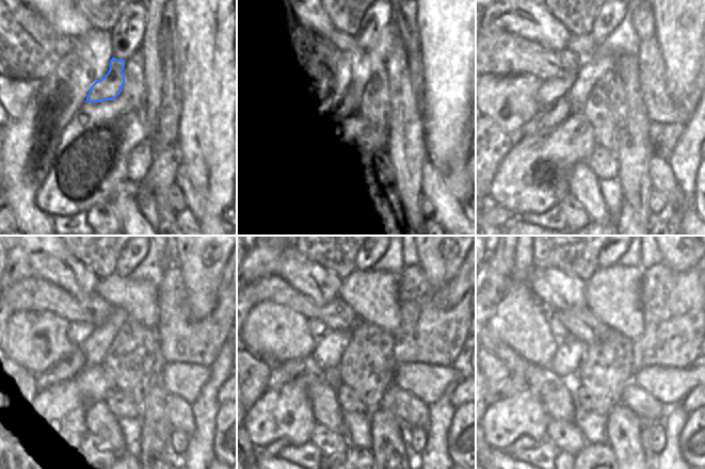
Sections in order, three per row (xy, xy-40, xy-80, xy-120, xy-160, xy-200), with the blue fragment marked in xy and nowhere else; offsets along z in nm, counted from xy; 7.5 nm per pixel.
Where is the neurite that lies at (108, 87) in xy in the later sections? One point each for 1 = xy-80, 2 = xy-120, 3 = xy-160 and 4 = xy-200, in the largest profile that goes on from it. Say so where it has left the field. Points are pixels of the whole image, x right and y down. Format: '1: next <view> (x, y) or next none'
1: next xy-80 (548, 117)
2: next xy-120 (64, 369)
3: next xy-160 (283, 373)
4: next xy-200 (514, 384)

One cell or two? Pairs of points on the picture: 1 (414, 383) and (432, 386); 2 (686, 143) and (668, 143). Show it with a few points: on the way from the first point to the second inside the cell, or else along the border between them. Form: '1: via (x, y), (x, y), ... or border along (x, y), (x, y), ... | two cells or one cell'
1: via (418, 383), (428, 383) | one cell
2: border along (686, 126), (668, 160) | two cells

